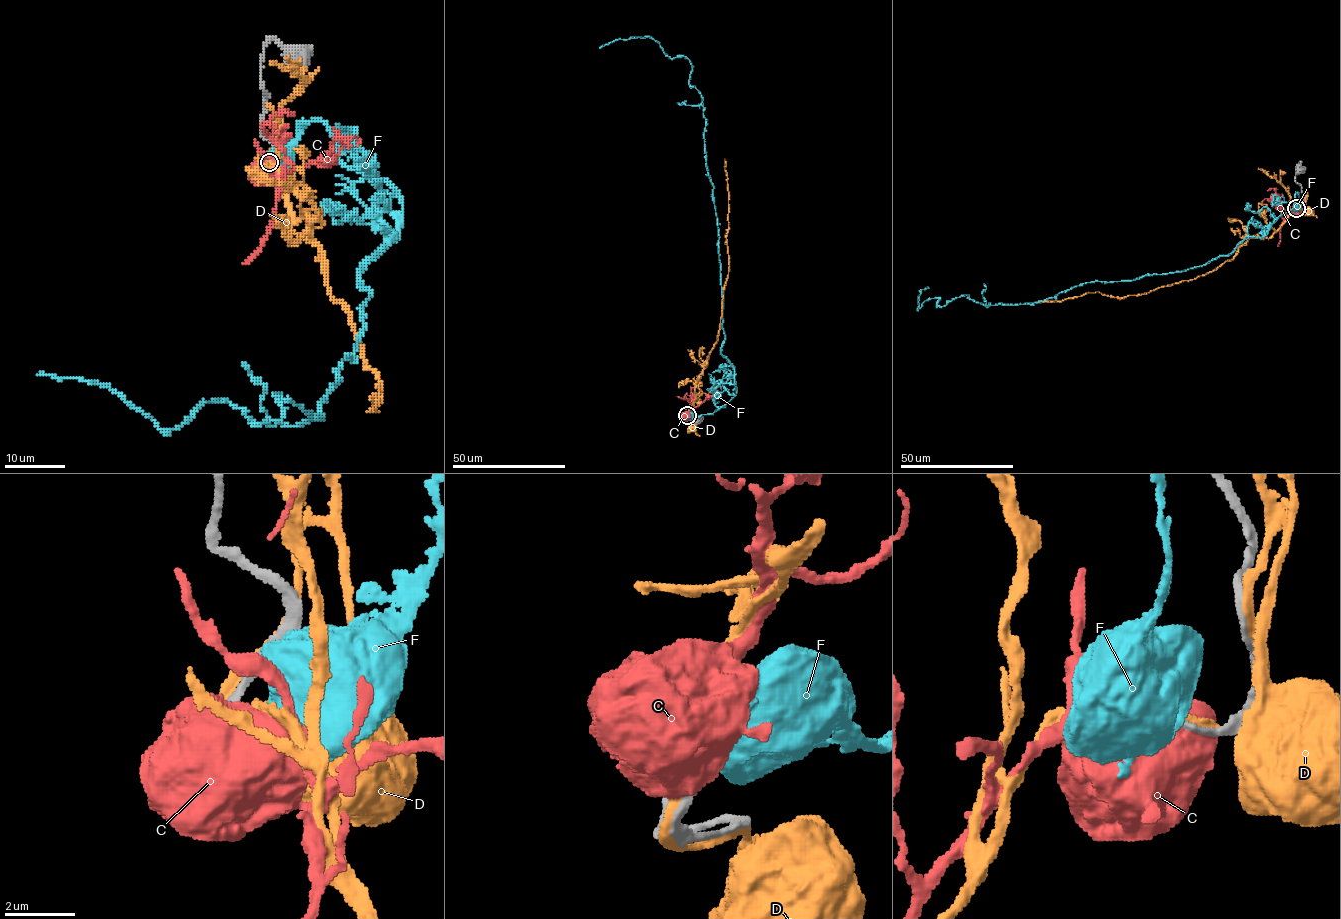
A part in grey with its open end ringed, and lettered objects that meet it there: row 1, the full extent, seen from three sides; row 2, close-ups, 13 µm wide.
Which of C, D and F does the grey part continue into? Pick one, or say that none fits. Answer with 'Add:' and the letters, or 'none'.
Add: none

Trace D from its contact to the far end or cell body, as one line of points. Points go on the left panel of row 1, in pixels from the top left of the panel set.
D: (267, 166), (263, 166), (263, 157), (275, 143), (278, 131), (284, 142), (285, 173), (281, 172)

